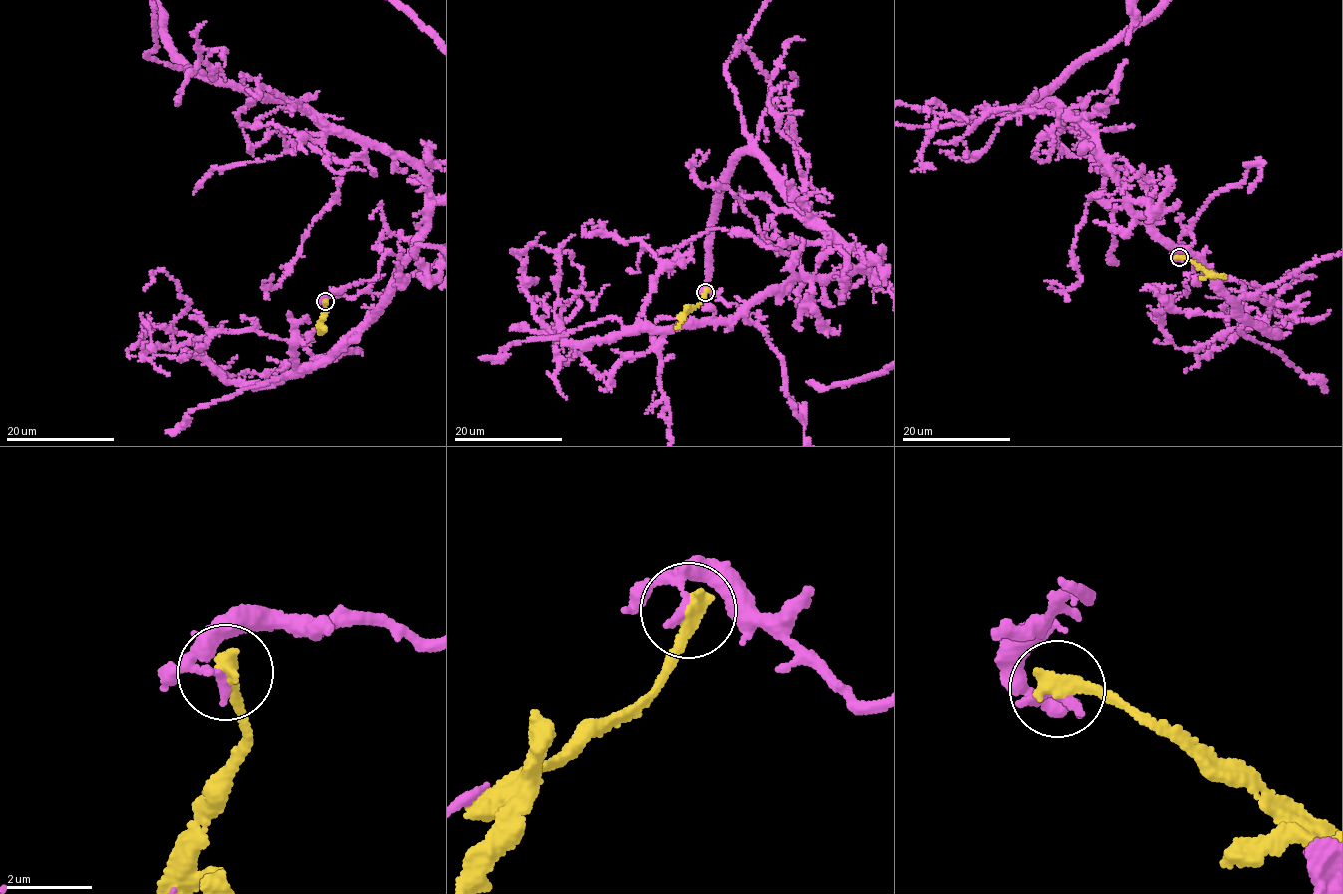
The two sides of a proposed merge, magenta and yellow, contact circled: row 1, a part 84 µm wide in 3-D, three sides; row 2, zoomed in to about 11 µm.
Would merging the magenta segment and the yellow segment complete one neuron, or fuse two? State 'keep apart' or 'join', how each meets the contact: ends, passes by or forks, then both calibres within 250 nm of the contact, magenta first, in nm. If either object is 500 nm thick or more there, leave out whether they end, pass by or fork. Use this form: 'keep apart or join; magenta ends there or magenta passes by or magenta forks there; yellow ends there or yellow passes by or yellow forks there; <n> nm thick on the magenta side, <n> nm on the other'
keep apart; magenta ends there; yellow ends there; 240 nm thick on the magenta side, 360 nm on the other

